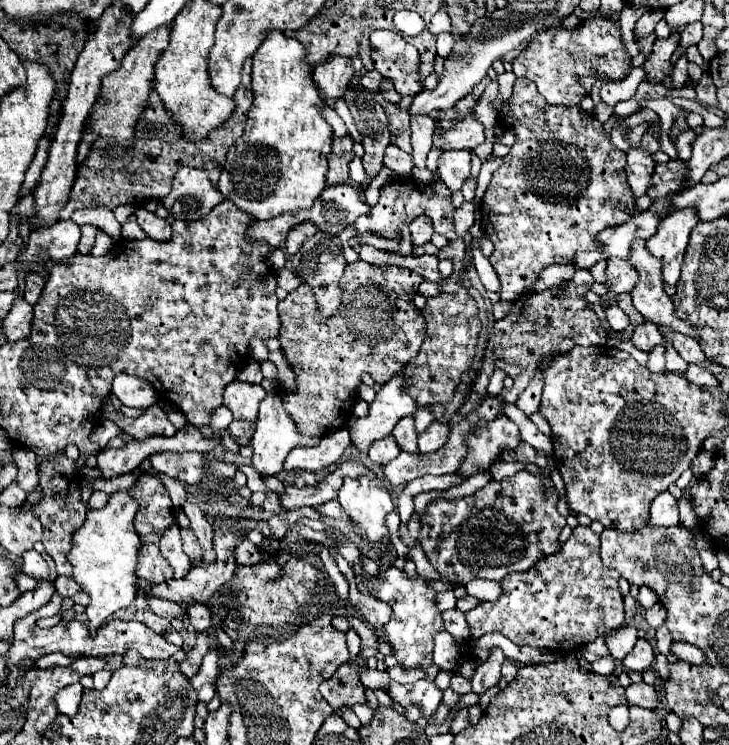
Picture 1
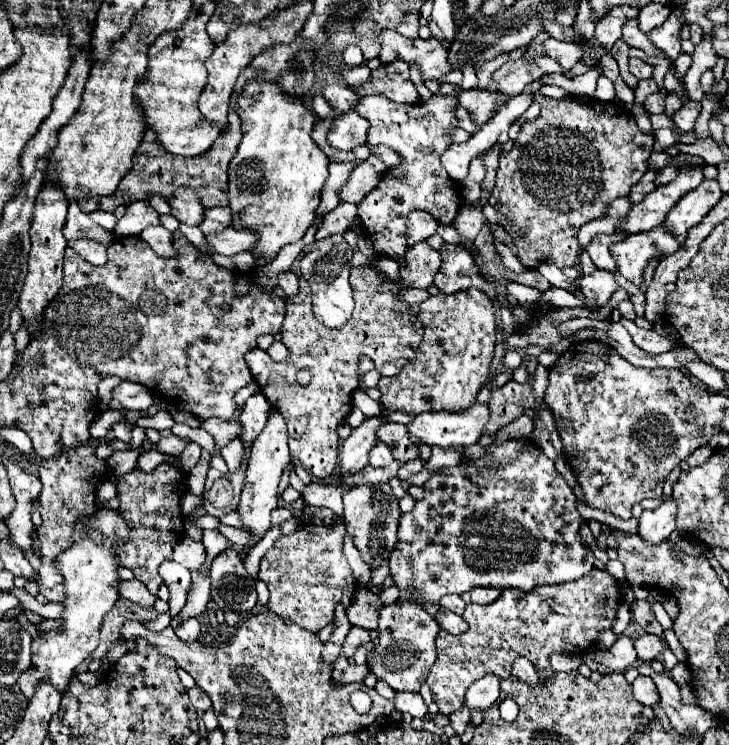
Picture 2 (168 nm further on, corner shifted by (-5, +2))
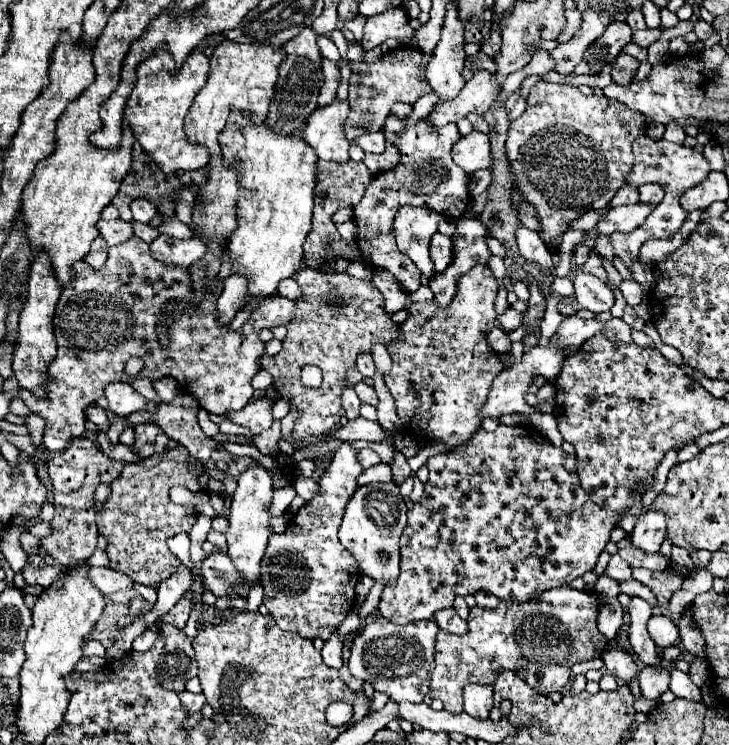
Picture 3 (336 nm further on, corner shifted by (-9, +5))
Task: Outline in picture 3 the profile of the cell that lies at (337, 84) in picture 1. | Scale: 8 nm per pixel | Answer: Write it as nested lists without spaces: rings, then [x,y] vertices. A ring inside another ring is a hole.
[[[333,101],[327,107],[315,109],[301,133],[305,143],[311,143],[315,155],[325,161],[347,161],[349,141],[345,139],[344,124],[349,113],[347,101]]]

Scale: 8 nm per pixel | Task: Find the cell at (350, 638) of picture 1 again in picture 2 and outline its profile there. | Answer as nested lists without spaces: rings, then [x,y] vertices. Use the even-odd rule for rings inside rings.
[[[339,658],[333,666],[333,678],[347,684],[347,682],[363,682],[365,676],[369,674],[365,664],[353,664],[347,658]]]

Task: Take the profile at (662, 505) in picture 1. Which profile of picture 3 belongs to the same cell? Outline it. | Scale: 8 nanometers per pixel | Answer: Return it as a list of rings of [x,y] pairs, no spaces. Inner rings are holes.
[[[647,511],[641,515],[629,535],[631,545],[645,551],[645,553],[657,553],[661,543],[665,541],[665,525],[667,515],[657,511]]]

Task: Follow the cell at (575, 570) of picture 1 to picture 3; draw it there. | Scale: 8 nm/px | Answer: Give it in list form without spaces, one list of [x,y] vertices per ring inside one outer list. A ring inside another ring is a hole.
[[[569,585],[557,587],[553,591],[545,591],[537,601],[531,603],[509,603],[503,601],[493,609],[485,607],[471,607],[469,613],[469,631],[459,637],[445,631],[439,631],[437,643],[435,643],[435,669],[431,675],[431,699],[441,699],[445,703],[445,711],[449,713],[461,713],[461,691],[469,683],[479,685],[493,685],[497,675],[501,671],[513,671],[521,679],[525,679],[531,687],[535,687],[539,693],[549,695],[553,691],[561,691],[567,687],[571,679],[571,667],[579,661],[589,661],[601,655],[601,651],[607,647],[609,639],[603,637],[597,629],[597,613],[599,613],[599,597],[591,591],[577,591]]]

